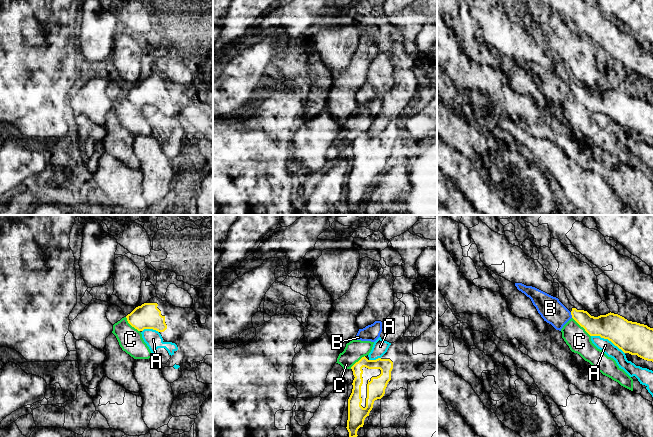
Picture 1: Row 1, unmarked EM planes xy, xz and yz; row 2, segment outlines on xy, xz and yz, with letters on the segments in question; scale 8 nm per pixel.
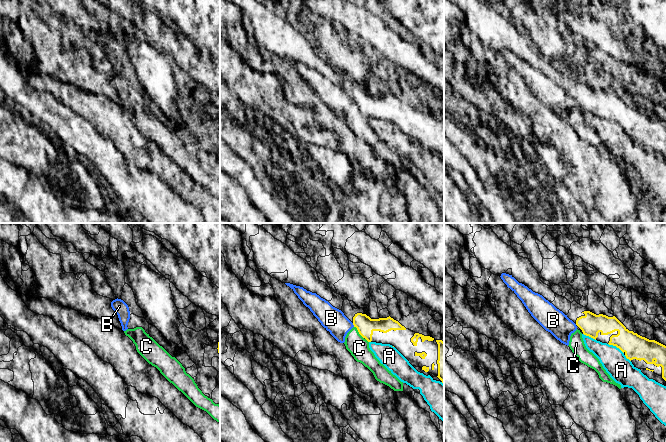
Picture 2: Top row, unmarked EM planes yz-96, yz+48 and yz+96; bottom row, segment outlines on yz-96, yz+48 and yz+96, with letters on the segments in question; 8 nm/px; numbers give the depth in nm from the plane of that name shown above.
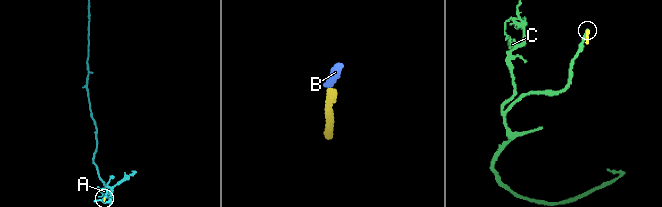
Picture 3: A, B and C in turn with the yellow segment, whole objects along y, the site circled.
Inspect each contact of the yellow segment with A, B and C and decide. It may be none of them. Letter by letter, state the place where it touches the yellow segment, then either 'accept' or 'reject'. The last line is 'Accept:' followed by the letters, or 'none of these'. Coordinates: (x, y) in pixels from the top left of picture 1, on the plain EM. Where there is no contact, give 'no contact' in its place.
A: meets yellow in yz at (608, 115); reject
B: meets yellow in yz at (571, 90); reject
C: meets yellow in yz at (582, 102); reject
Accept: none of these

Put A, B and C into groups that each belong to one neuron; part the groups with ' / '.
A / B C

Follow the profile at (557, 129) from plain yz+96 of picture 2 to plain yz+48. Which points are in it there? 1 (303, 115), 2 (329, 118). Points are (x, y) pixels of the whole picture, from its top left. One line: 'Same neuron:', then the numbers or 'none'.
Same neuron: 2

